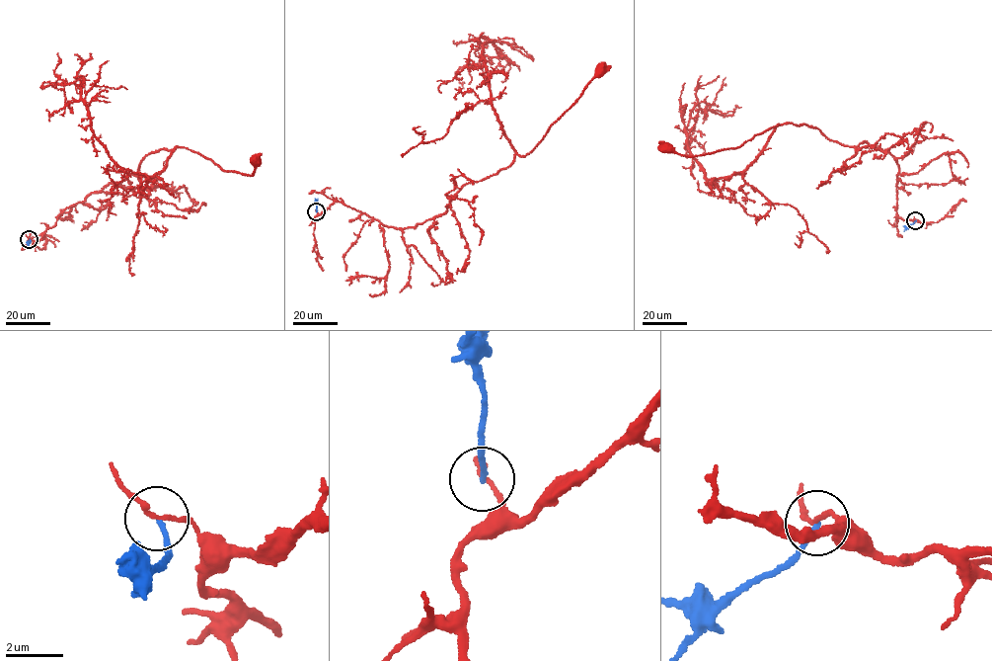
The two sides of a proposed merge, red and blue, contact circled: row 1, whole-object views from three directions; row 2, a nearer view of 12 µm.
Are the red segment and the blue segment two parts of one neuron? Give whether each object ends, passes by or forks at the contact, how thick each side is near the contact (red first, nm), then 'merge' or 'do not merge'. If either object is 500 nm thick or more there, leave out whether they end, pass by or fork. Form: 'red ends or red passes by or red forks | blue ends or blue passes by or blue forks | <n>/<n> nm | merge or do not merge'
red passes by | blue ends | 140/150 nm | do not merge

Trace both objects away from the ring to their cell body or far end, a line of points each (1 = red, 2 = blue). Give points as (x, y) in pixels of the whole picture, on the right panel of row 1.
1: (915, 220), (897, 214), (898, 172), (888, 150), (838, 143), (804, 123), (778, 124), (710, 153), (665, 147)
2: (915, 220), (907, 226), (902, 225)

